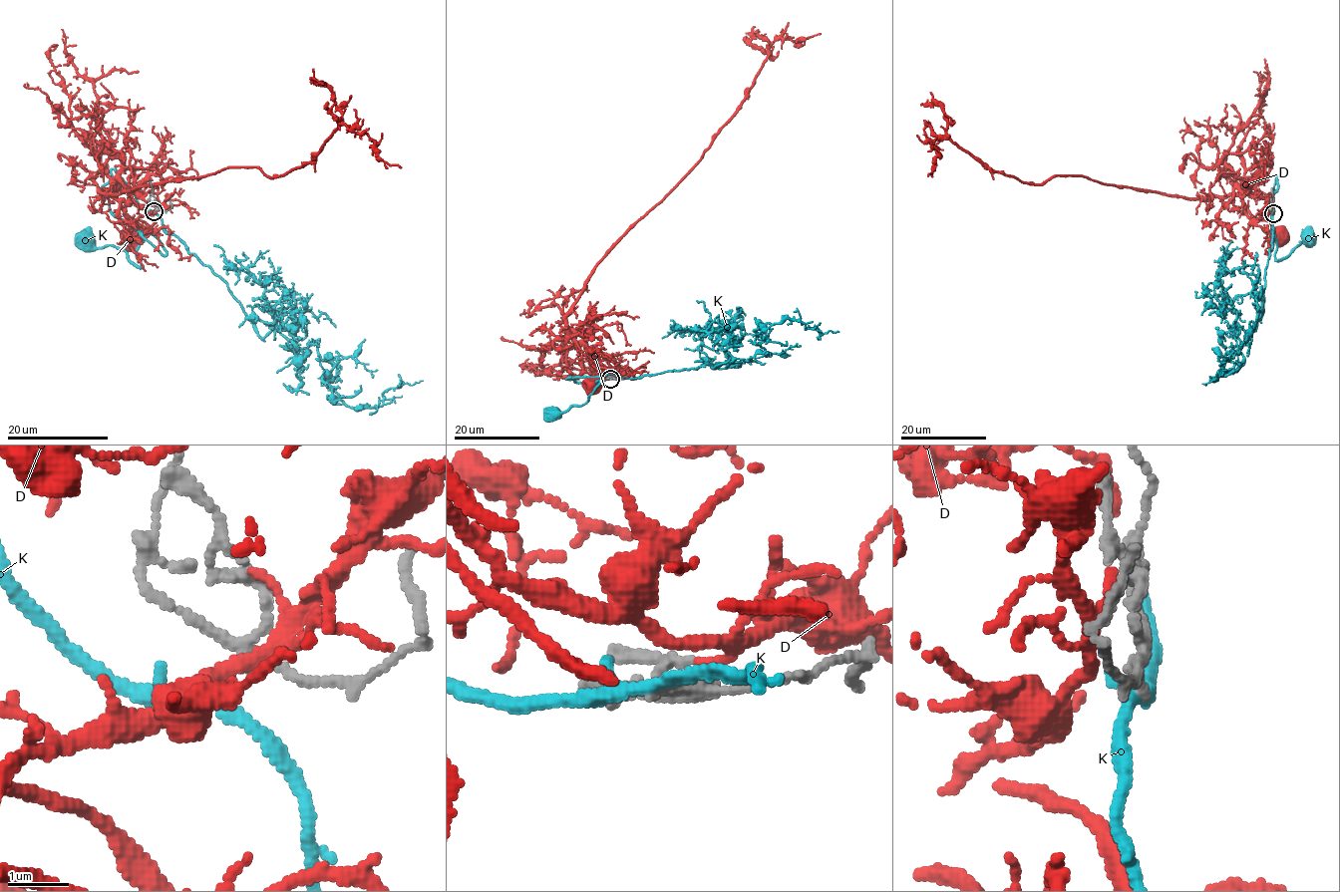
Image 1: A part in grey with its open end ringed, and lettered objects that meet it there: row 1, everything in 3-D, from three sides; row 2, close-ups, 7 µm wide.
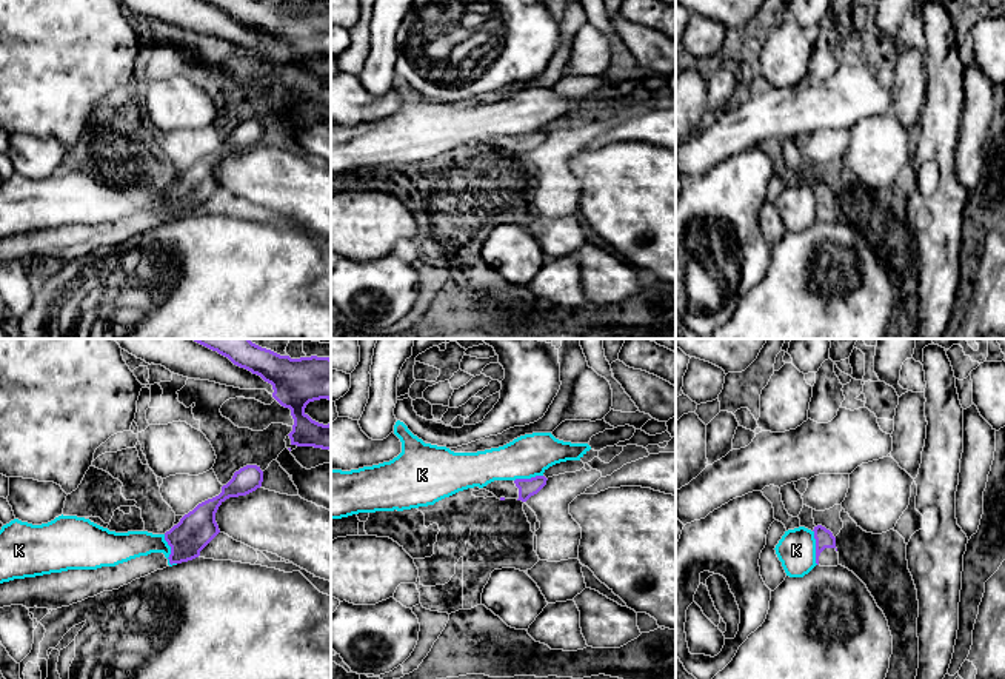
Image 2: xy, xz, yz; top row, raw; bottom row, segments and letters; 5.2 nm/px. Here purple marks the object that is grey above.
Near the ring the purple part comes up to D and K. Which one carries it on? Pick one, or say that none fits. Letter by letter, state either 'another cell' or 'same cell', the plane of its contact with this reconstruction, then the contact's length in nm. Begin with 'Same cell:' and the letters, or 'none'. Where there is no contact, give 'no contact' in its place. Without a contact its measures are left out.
Same cell: none
D: another cell; no contact
K: another cell; meets purple in xy; contact 170 nm long

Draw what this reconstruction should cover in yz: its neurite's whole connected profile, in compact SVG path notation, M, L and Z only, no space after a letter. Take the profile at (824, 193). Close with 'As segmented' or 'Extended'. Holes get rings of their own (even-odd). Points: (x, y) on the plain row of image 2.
M822 180L814 182L816 219L820 222L837 222L839 208L836 206L836 192Z. Extended

